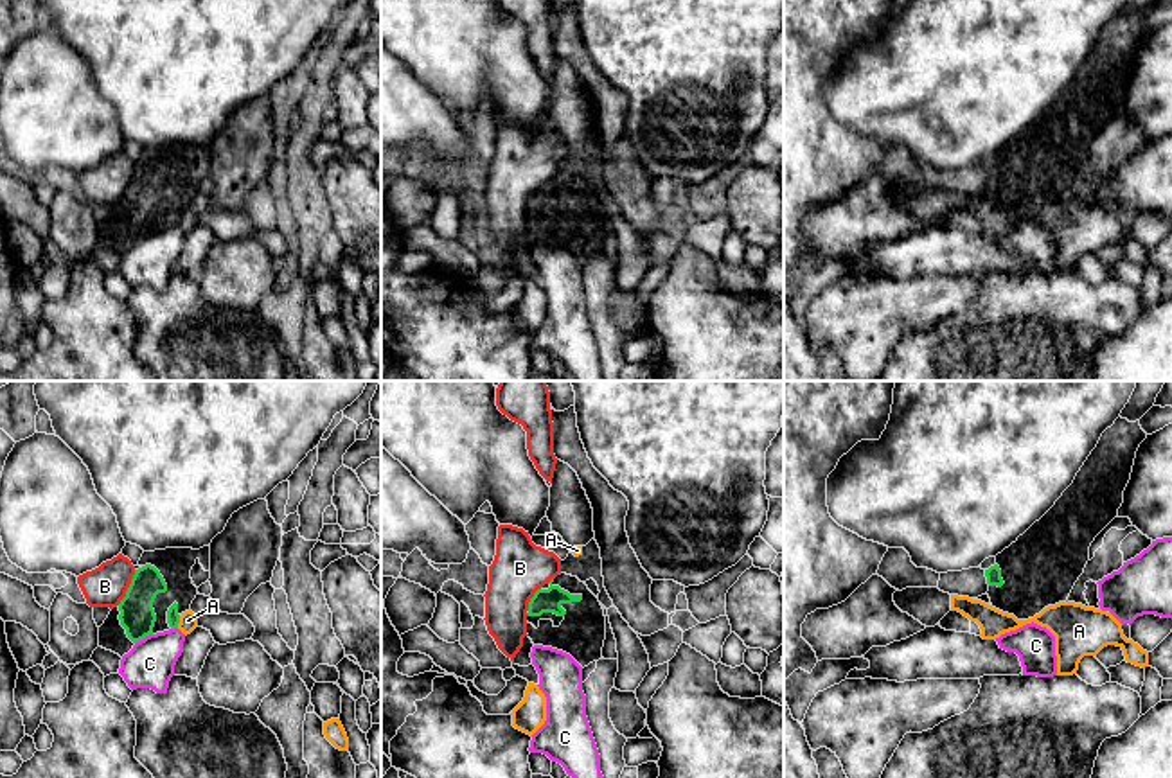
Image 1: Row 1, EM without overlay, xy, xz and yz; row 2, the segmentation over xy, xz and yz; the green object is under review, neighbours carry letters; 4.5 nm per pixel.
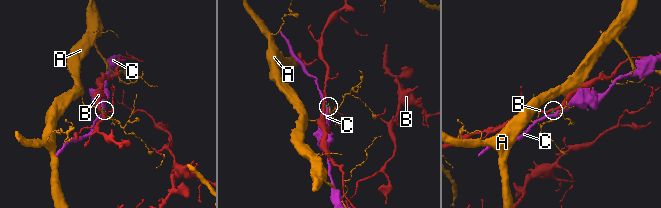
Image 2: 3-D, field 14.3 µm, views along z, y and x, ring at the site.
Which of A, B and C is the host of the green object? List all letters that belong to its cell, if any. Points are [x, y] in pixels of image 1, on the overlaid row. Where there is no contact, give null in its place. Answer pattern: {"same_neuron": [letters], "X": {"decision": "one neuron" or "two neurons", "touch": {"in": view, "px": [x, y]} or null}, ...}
{"same_neuron": [], "A": {"decision": "two neurons", "touch": {"in": "xy", "px": [178, 622]}}, "B": {"decision": "two neurons", "touch": {"in": "xy", "px": [128, 588]}}, "C": {"decision": "two neurons", "touch": {"in": "xy", "px": [142, 638]}}}

